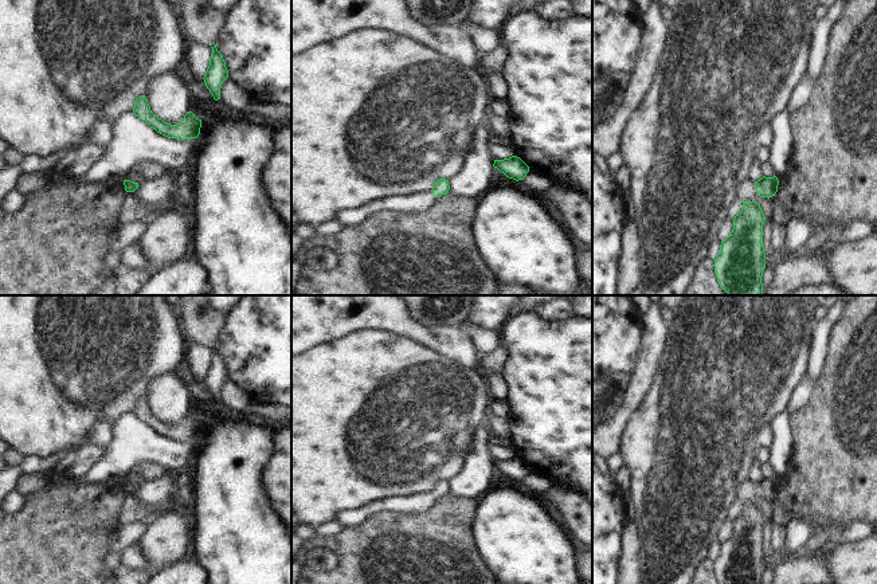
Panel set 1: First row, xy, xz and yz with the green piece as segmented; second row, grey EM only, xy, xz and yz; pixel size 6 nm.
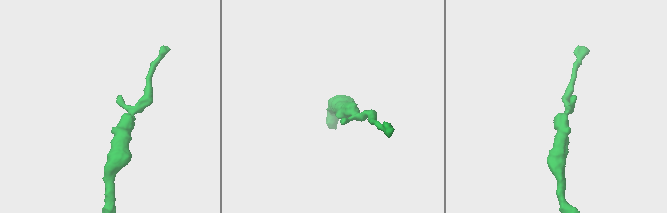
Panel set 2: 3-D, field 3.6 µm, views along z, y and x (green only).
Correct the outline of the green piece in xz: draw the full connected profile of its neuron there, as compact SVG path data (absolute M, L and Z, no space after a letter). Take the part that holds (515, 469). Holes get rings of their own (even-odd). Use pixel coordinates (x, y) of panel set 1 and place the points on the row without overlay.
M517 456L504 460L494 460L493 465L501 474L516 482L522 481L529 473L529 467Z

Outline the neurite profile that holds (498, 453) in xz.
M493 444L490 447L490 452L494 460L504 460L514 456L514 451L512 447L502 447L500 444Z

